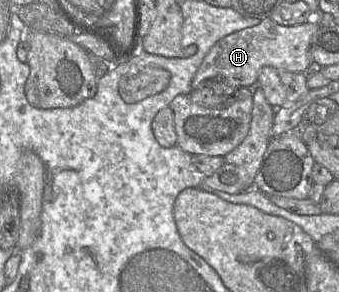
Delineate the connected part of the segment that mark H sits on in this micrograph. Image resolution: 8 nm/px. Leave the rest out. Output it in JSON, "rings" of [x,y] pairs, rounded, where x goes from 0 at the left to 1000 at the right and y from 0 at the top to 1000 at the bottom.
{"rings":[[[785,62],[755,89],[684,113],[646,137],[617,171],[566,274],[563,298],[569,308],[584,305],[596,281],[652,260],[658,267],[646,277],[670,291],[746,301],[755,295],[764,247],[779,226],[814,229],[853,247],[909,250],[932,236],[920,202],[920,154],[944,92],[947,86],[926,68],[870,89],[832,89],[799,62]]]}

